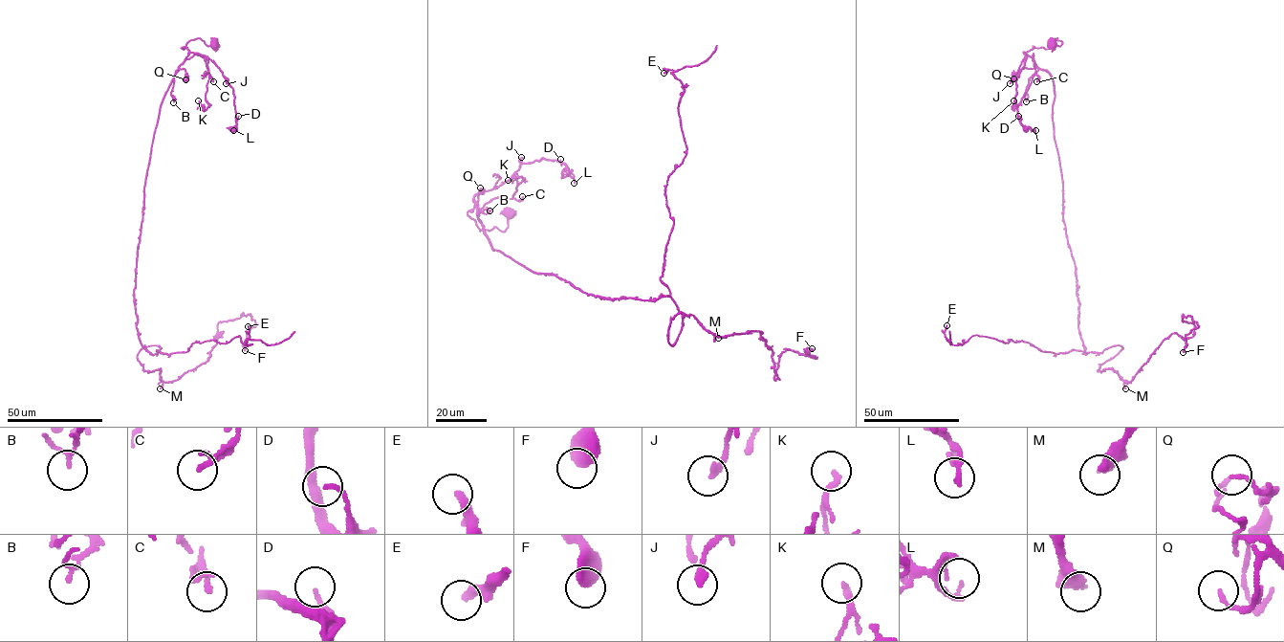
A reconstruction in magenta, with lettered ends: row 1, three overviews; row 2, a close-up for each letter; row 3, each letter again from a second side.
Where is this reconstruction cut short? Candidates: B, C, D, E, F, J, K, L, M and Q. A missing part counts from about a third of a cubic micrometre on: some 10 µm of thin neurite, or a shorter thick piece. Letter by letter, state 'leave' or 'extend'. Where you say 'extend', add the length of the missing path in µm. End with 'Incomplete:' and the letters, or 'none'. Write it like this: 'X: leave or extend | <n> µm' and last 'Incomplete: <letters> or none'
B: leave
C: leave
D: leave
E: leave
F: leave
J: leave
K: leave
L: leave
M: leave
Q: leave
Incomplete: none

